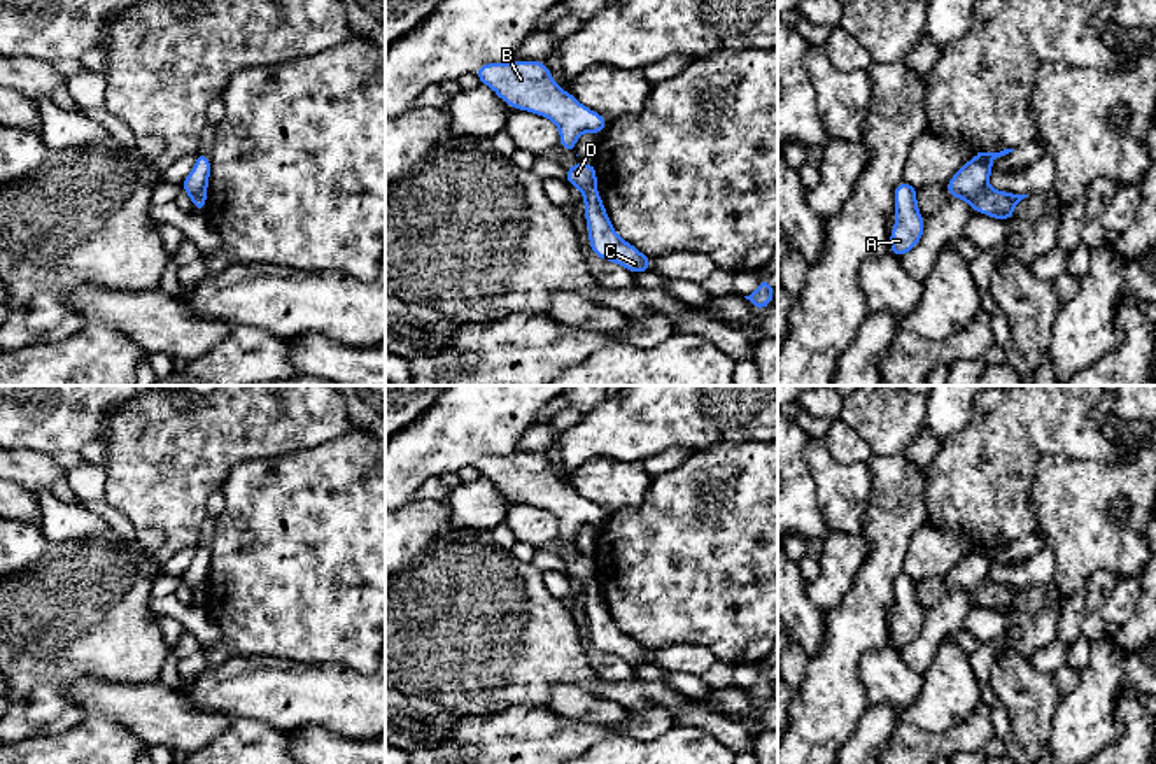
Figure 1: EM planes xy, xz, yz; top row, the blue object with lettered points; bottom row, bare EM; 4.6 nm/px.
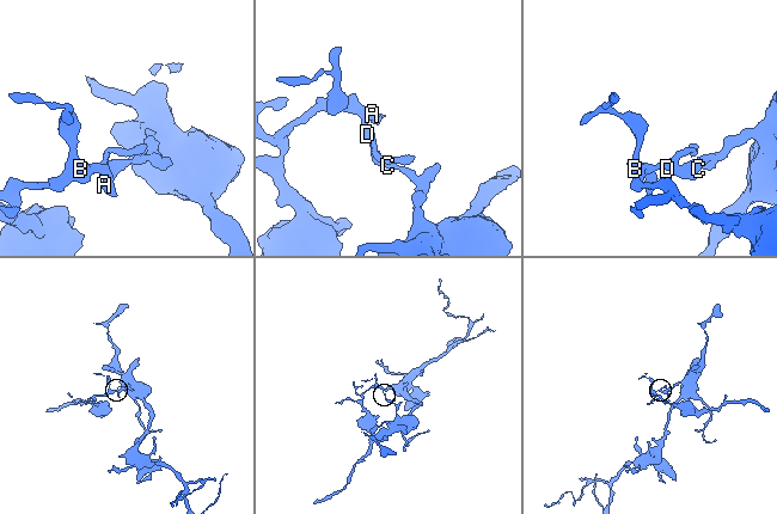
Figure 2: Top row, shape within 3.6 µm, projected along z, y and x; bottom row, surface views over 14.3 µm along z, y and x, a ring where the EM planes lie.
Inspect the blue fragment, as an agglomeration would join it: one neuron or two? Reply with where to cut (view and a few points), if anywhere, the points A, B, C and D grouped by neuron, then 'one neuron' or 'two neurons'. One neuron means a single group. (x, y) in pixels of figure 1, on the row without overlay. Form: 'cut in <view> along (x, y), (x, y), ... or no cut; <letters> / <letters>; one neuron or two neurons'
cut in yz along (985, 577), (969, 594); A B D / C; two neurons

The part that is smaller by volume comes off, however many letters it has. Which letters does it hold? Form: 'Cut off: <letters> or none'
Cut off: A, B, D

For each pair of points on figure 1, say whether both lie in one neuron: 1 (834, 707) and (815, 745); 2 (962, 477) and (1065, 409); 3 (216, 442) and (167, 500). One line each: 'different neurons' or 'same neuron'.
1: same neuron
2: same neuron
3: same neuron

